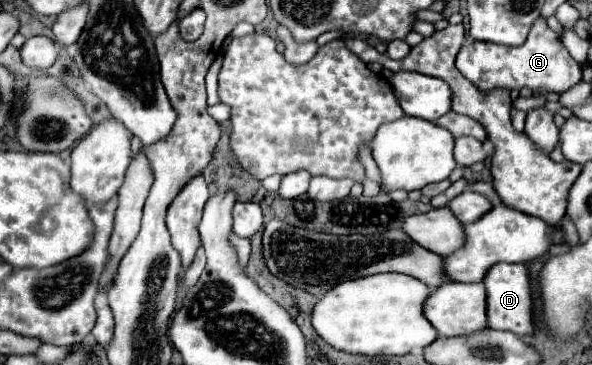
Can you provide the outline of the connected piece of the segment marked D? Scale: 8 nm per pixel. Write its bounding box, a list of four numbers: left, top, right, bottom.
[486,264,534,336]

